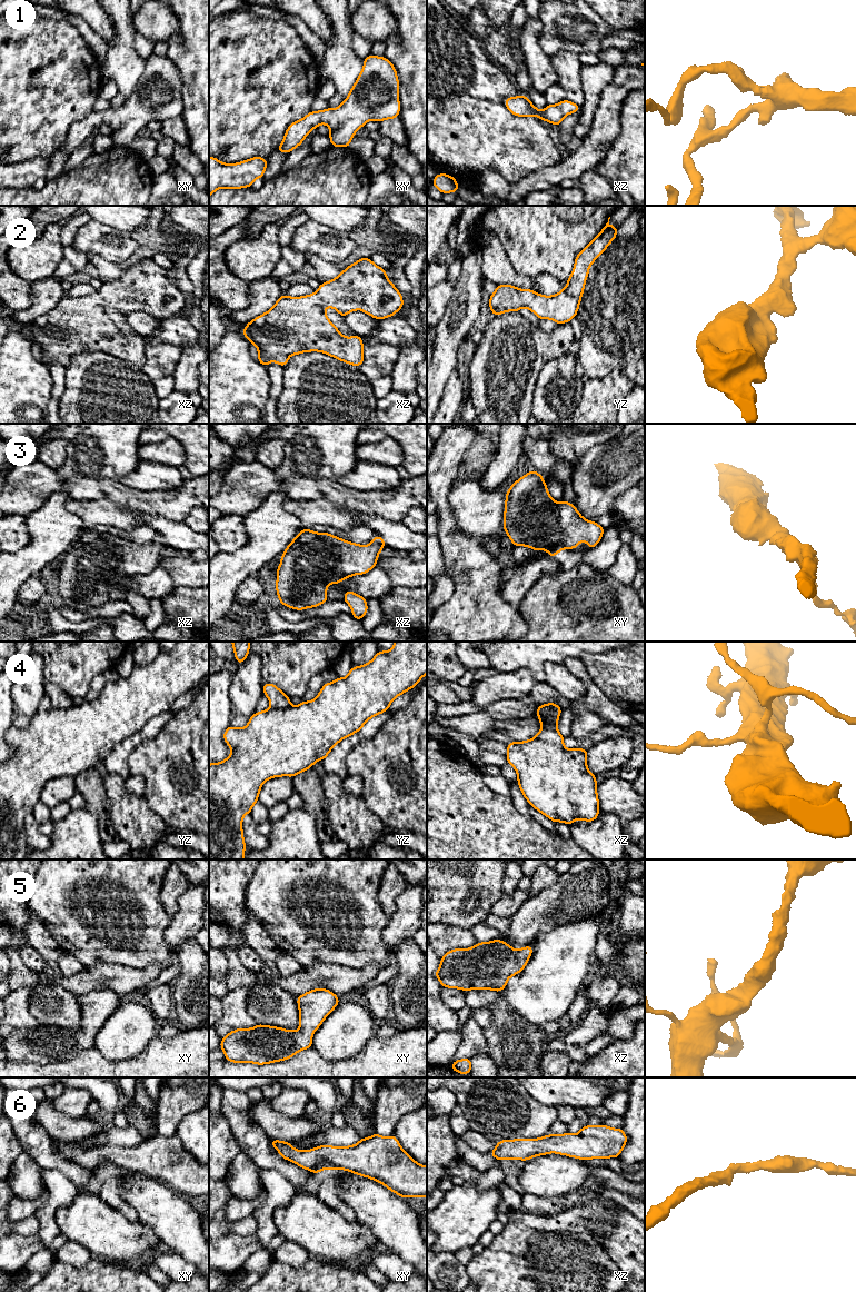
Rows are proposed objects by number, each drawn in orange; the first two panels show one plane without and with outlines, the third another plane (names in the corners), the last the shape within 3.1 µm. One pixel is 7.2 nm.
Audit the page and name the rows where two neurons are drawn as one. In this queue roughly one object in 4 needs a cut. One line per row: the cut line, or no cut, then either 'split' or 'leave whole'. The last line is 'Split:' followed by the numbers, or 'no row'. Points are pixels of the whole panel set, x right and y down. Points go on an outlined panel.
1: cut none; leave whole
2: cut none; leave whole
3: cut none; leave whole
4: cut xz (559, 713), (548, 717), (537, 715); split
5: cut none; leave whole
6: cut none; leave whole
Split: 4

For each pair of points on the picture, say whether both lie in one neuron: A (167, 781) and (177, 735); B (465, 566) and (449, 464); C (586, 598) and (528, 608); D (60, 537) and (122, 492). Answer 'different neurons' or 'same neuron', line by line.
A: same neuron
B: same neuron
C: same neuron
D: different neurons

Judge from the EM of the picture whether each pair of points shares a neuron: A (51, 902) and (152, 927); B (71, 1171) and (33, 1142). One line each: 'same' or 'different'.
A: same
B: same

